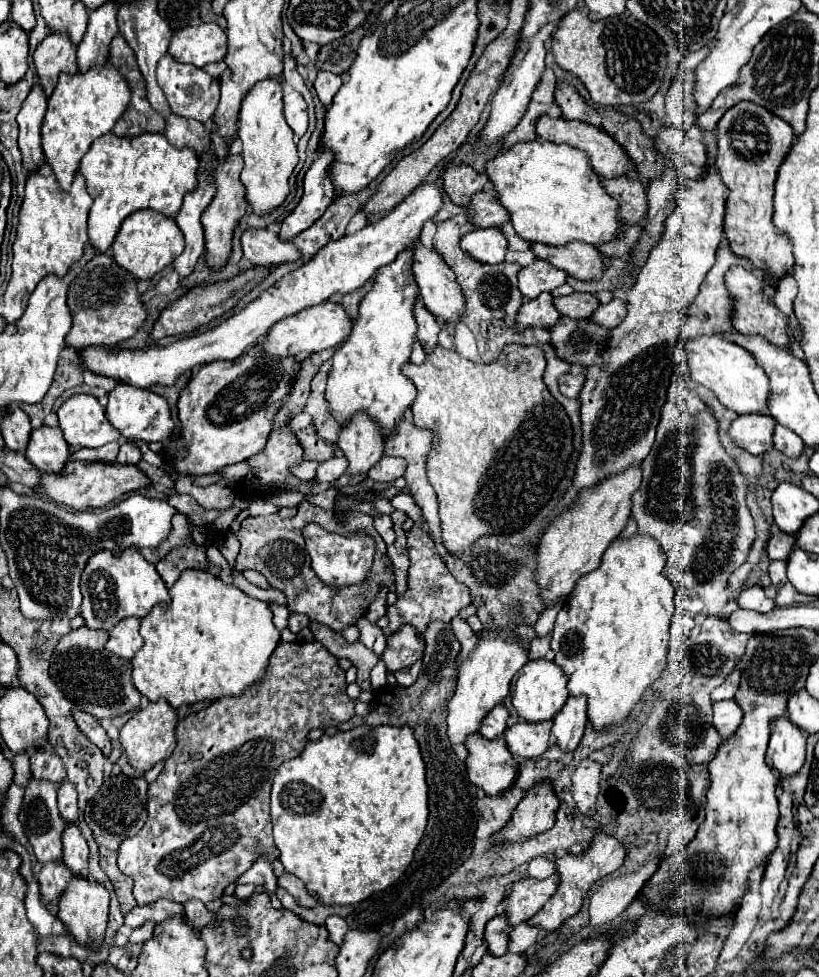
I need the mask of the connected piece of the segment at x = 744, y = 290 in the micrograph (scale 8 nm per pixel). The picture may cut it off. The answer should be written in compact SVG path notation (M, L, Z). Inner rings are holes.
M732 266L726 276L726 288L730 298L734 300L732 304L732 326L742 332L742 334L762 334L766 336L772 344L782 346L782 348L790 348L790 336L788 336L788 320L786 316L776 308L774 300L770 296L766 296L764 292L764 282L758 274L754 274L752 270L744 268L744 266Z

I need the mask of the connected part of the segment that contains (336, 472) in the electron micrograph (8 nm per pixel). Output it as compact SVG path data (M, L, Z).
M334 456L334 458L328 458L326 462L322 462L318 468L316 468L316 480L318 482L334 482L338 476L342 476L346 472L348 464L346 464L346 458L344 456Z

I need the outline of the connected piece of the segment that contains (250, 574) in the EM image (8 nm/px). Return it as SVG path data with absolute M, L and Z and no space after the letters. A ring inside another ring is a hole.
M245 570L243 572L243 576L252 584L255 586L261 588L261 589L269 589L270 585L268 584L266 578L261 575L260 573L254 571L254 570Z

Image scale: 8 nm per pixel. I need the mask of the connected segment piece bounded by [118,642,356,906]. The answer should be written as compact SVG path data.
M280 642L276 646L276 650L270 656L270 664L266 668L266 676L262 680L262 684L254 684L250 686L242 696L236 698L222 698L212 702L208 708L190 714L186 718L182 718L176 724L176 748L172 752L172 756L164 762L164 770L160 772L160 776L148 786L148 820L144 824L144 828L132 836L126 838L120 844L118 850L118 868L122 874L130 876L134 880L134 898L140 906L144 904L152 904L160 898L168 898L172 902L180 902L184 904L190 898L198 898L204 904L218 900L224 892L224 888L228 884L234 884L252 864L254 858L258 854L270 852L274 850L274 840L272 840L272 822L270 822L270 788L272 788L272 778L276 768L290 758L296 758L302 752L302 746L308 742L306 734L312 728L328 728L328 726L336 726L340 722L346 722L354 716L354 700L348 698L346 694L346 682L344 682L344 670L338 666L338 660L320 644L320 642Z

